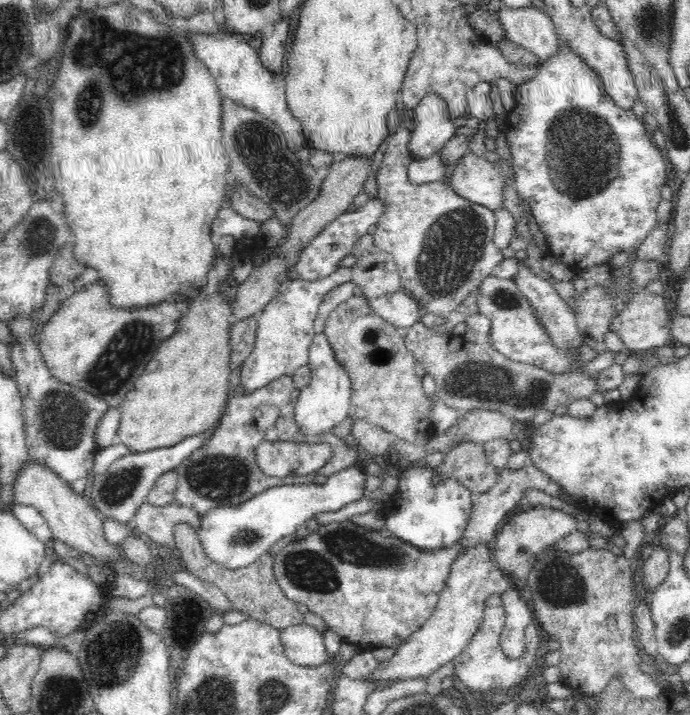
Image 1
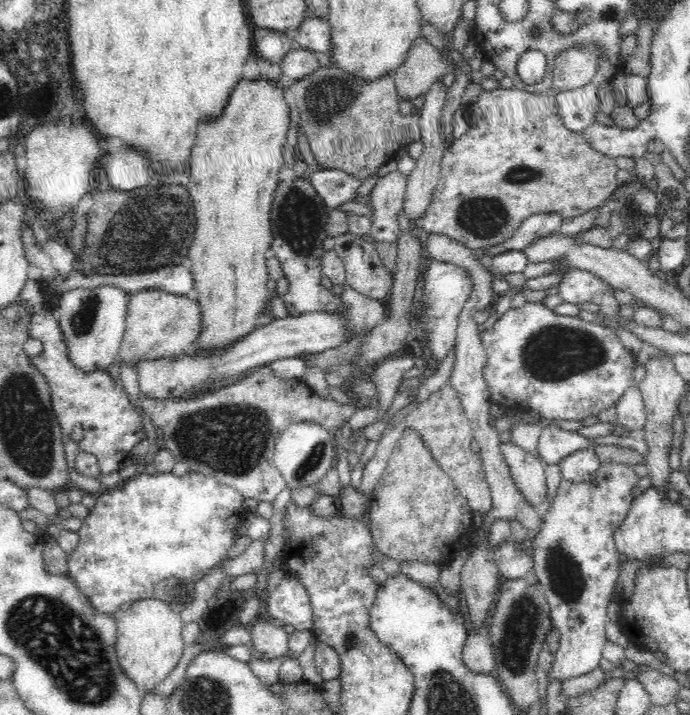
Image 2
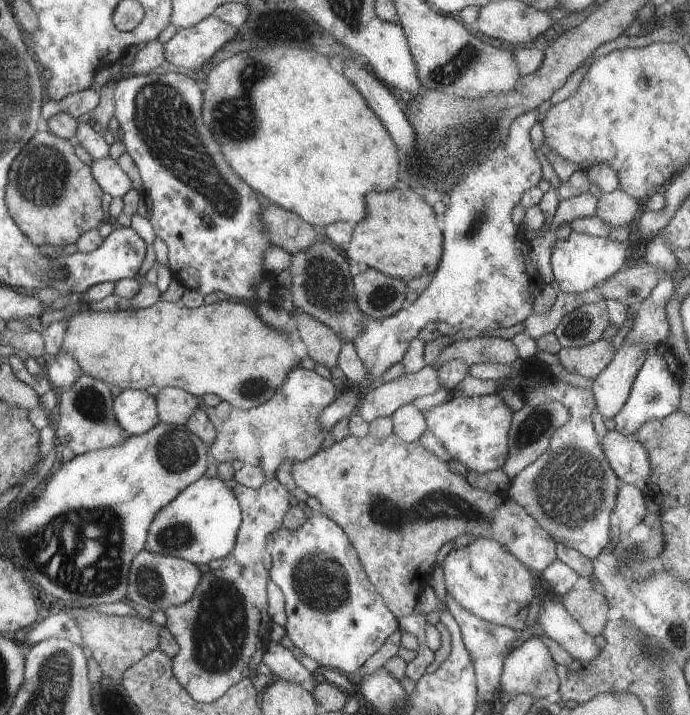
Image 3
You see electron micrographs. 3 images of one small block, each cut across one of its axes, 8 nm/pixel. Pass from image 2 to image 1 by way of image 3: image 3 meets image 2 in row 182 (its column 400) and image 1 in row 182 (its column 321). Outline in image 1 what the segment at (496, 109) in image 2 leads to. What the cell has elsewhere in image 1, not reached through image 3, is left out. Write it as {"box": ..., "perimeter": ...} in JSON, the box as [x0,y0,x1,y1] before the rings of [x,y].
{"box":[446,150,516,214],"perimeter":[[[468,150],[458,160],[456,168],[450,170],[450,176],[446,180],[452,186],[456,196],[468,200],[468,204],[476,204],[476,206],[480,206],[484,210],[492,210],[492,214],[494,214],[494,212],[504,210],[504,190],[508,186],[514,186],[514,182],[516,182],[514,160],[502,160],[500,158],[496,162],[490,162],[484,156],[478,156],[472,150]]]}

